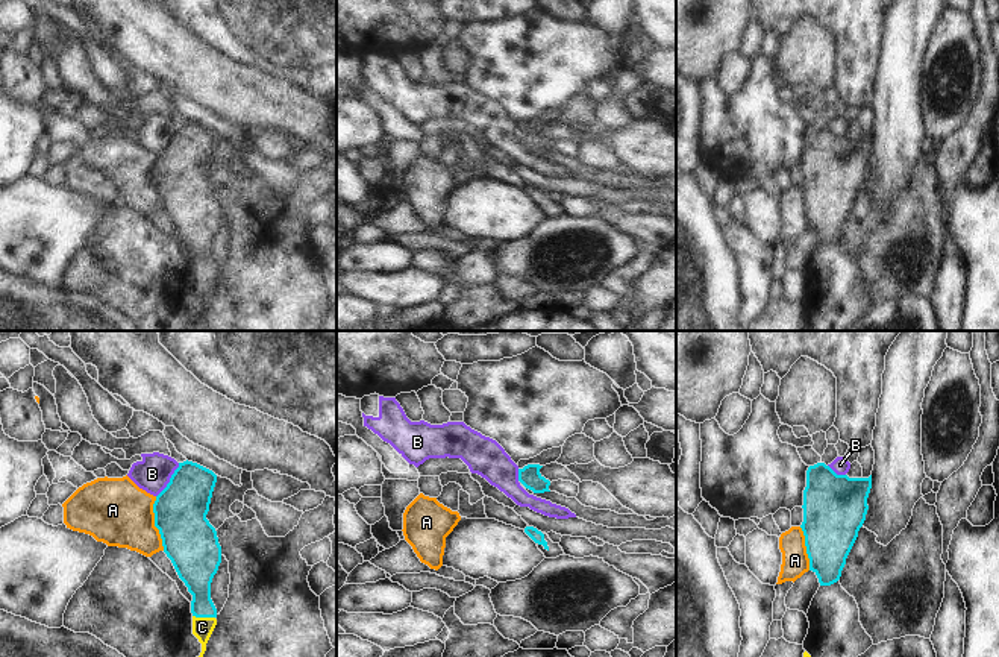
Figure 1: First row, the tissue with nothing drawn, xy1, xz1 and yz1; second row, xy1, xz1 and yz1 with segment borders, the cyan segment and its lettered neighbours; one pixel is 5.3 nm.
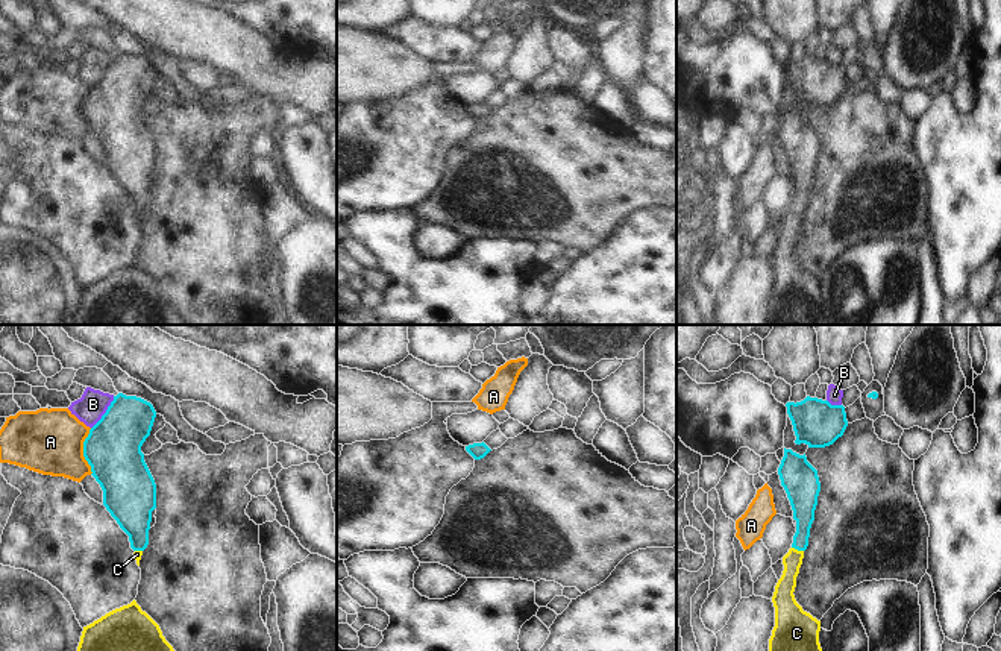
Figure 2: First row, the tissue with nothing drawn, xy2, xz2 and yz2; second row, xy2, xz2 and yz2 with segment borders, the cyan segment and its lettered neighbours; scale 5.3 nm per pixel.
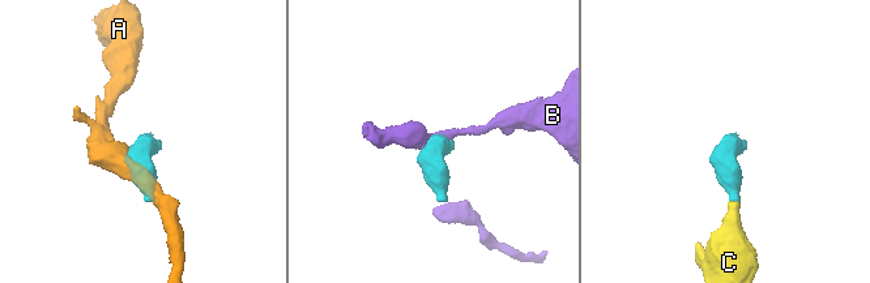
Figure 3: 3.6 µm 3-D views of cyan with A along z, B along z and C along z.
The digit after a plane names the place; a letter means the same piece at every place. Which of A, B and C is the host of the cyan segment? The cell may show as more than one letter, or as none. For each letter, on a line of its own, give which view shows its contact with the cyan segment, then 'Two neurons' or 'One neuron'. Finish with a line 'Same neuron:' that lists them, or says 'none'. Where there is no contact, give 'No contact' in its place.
A: Touches cyan in xy1. Two neurons
B: Touches cyan in xy1. Two neurons
C: Touches cyan in xy1. One neuron
Same neuron: C.

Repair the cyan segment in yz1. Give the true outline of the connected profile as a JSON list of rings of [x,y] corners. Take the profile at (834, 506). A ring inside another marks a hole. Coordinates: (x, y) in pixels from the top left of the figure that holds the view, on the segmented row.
[[[825,463],[808,467],[800,528],[810,571],[817,575],[820,586],[831,586],[840,580],[866,520],[870,489],[872,475],[869,478],[837,475]]]

